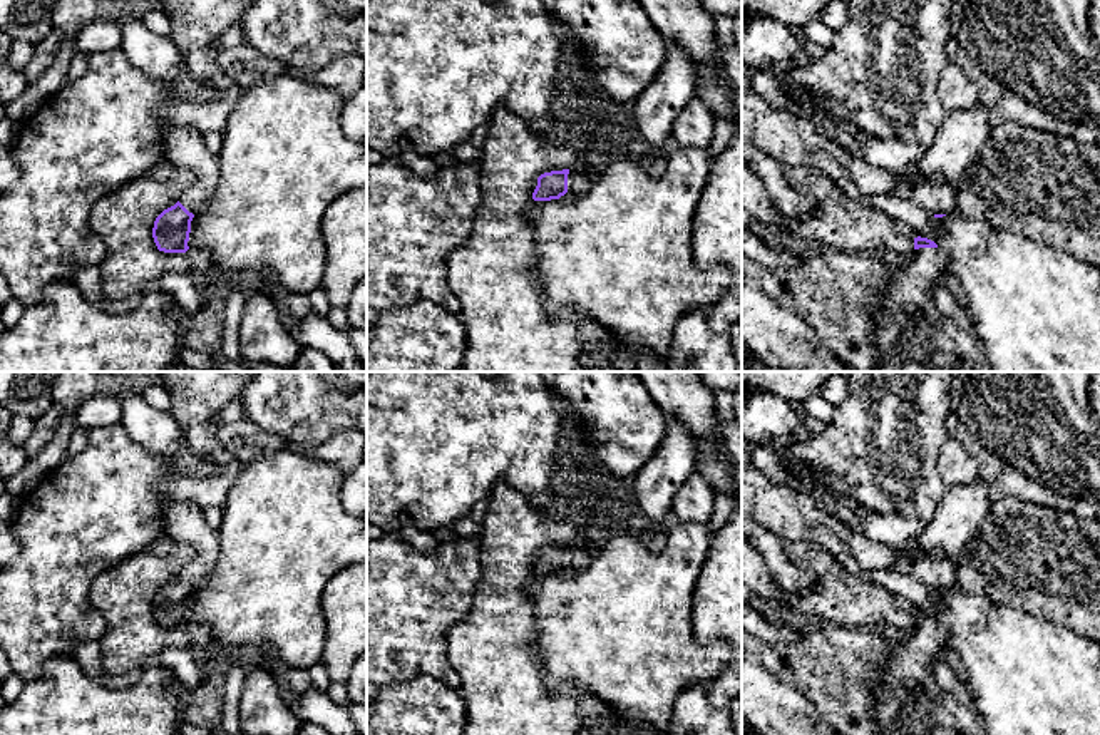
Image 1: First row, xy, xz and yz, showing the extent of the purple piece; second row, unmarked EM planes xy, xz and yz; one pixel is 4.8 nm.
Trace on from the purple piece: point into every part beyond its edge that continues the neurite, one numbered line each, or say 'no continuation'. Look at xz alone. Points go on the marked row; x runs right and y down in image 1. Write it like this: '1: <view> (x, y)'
1: xz (578, 181)

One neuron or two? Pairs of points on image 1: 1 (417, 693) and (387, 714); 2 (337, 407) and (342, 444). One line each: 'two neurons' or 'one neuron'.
1: one neuron
2: two neurons

